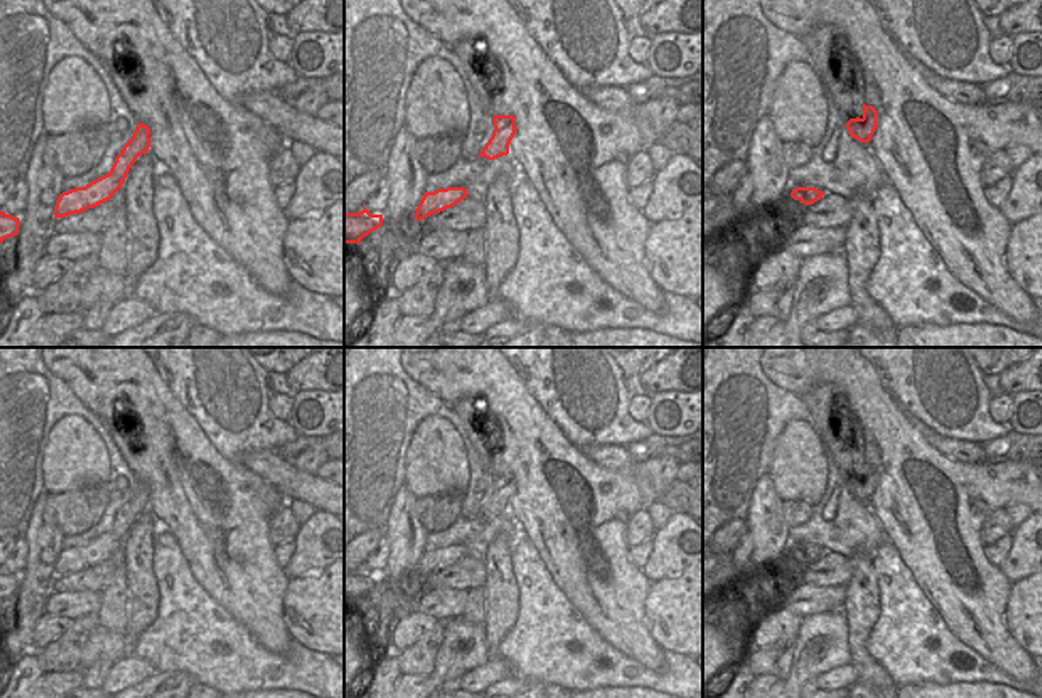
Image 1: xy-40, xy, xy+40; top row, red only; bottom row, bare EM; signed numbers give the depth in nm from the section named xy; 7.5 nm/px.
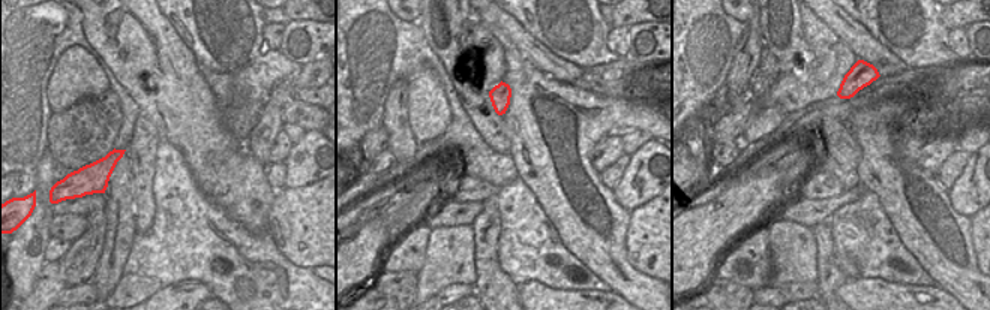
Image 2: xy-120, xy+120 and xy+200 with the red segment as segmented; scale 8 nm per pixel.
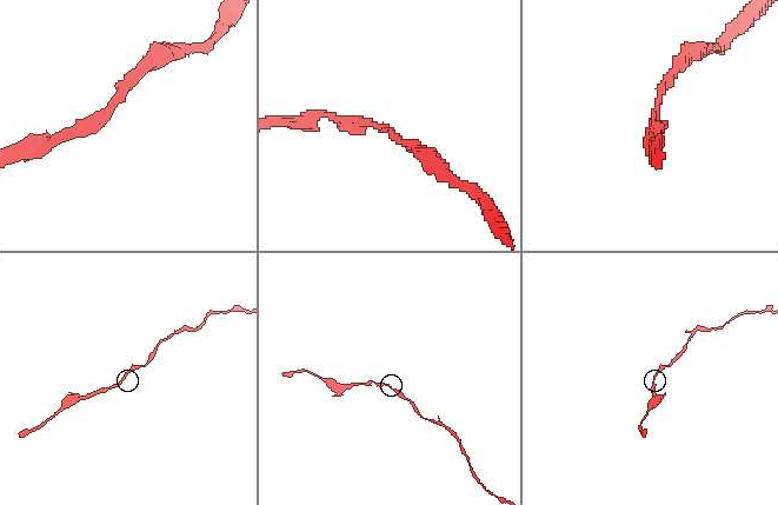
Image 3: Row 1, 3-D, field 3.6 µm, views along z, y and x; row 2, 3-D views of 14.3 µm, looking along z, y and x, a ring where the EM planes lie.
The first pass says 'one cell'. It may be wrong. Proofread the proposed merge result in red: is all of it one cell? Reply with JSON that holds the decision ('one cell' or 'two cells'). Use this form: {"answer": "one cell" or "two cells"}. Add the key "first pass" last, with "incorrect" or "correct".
{"answer": "one cell", "first pass": "correct"}

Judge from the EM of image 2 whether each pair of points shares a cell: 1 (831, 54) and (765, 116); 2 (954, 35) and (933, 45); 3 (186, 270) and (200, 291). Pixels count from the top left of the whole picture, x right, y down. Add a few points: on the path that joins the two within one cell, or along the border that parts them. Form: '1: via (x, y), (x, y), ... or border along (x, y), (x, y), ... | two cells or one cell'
1: border along (785, 113), (779, 108), (758, 108), (744, 129) | two cells
2: border along (947, 30), (947, 47), (959, 60) | two cells
3: border along (162, 288), (180, 282), (201, 282), (212, 294) | two cells

